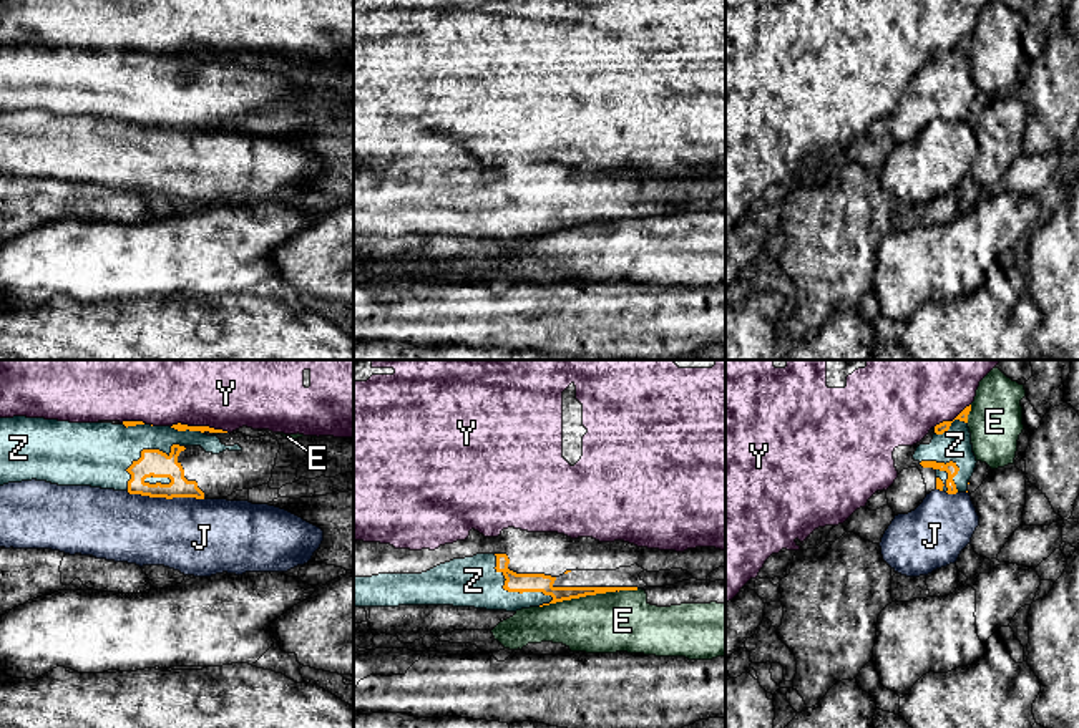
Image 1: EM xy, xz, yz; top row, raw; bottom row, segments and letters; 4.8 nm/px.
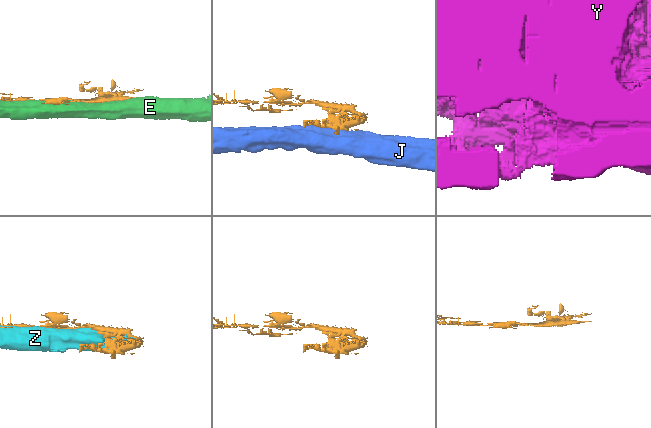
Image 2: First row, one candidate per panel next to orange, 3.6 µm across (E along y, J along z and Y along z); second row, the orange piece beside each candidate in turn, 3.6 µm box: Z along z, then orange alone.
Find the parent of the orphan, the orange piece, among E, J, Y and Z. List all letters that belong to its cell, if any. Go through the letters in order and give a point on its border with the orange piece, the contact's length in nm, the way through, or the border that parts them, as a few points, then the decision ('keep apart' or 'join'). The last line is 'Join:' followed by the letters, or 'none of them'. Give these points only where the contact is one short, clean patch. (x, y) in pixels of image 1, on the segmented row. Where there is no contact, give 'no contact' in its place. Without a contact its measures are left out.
E: meets orange in xz at (576, 597); contact 380 nm long; keep apart
J: meets orange in xy at (165, 496); contact 380 nm long; keep apart
Y: meets orange in xy at (200, 427); contact 280 nm long; keep apart
Z: meets orange in xz at (512, 591); contact 360 nm long; join
Join: Z

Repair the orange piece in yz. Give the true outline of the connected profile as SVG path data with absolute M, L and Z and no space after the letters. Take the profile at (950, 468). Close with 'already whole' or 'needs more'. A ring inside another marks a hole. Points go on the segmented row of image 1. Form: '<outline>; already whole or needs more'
M971 405L953 421L936 425L931 443L920 444L913 454L923 468L936 471L936 489L948 494L968 493L978 463L968 428L969 411Z; needs more

